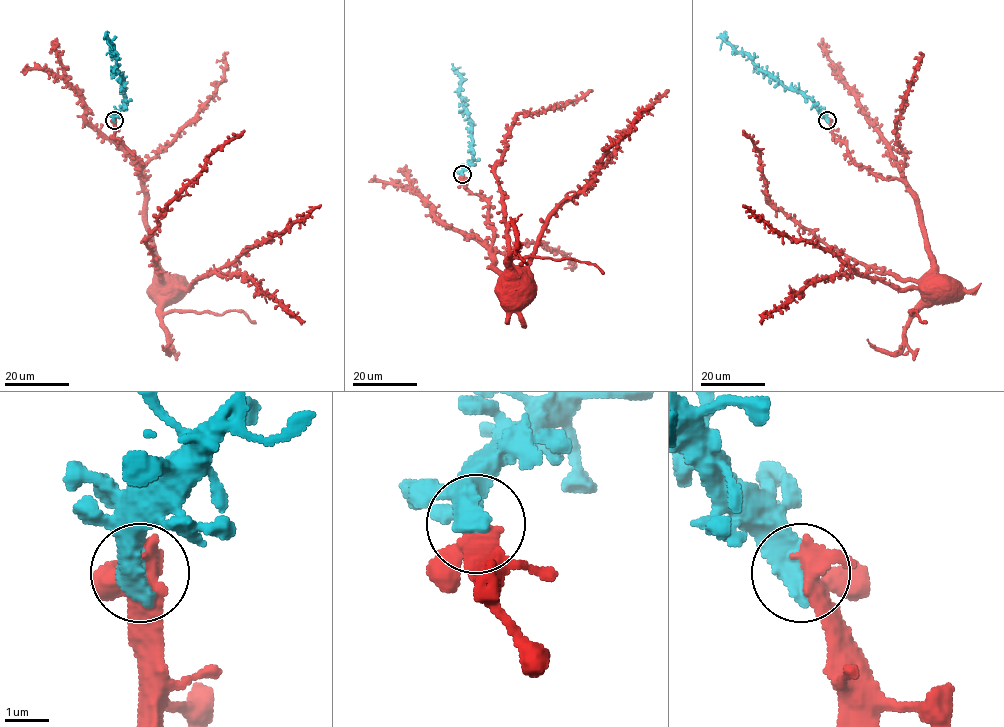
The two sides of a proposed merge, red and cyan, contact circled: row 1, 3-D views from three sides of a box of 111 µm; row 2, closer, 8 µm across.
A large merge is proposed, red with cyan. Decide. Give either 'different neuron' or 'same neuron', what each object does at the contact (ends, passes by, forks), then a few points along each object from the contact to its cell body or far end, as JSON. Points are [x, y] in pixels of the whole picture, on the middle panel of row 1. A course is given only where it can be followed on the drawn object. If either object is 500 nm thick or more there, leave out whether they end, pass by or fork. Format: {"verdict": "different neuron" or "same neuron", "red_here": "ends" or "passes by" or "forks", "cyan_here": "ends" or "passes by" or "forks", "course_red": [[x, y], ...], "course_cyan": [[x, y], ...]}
{"verdict": "same neuron", "course_red": [[462, 175], [465, 186], [487, 203], [494, 266], [504, 278], [512, 272]], "course_cyan": [[462, 174], [471, 163], [473, 152], [469, 113], [459, 93], [461, 77], [455, 69], [460, 67]]}

